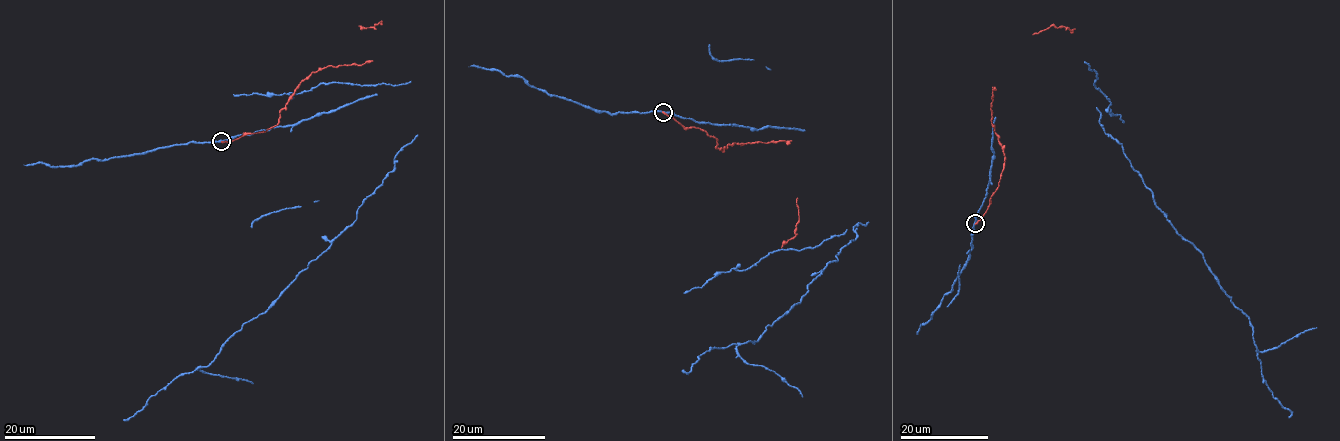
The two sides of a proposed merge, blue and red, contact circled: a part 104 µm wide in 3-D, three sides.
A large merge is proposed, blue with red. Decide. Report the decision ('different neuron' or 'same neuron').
different neuron

